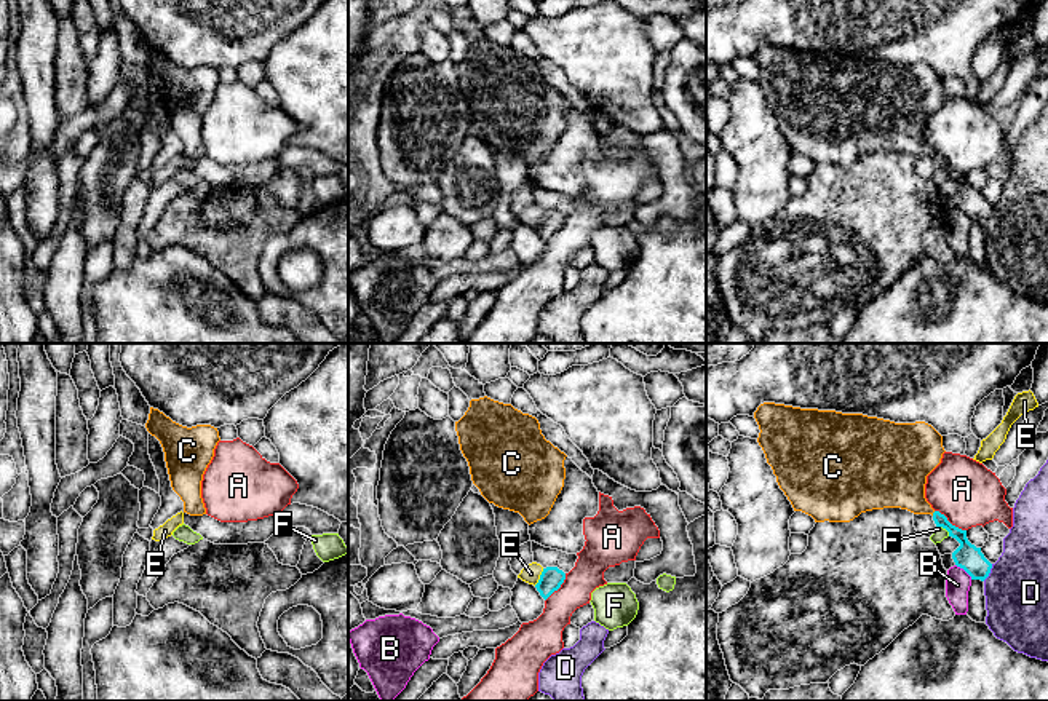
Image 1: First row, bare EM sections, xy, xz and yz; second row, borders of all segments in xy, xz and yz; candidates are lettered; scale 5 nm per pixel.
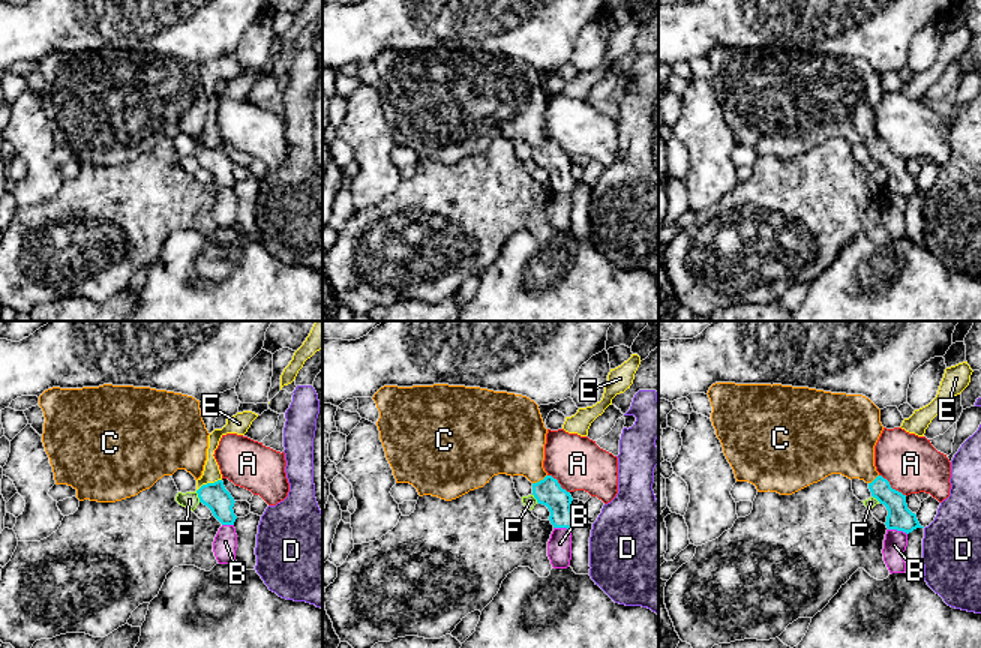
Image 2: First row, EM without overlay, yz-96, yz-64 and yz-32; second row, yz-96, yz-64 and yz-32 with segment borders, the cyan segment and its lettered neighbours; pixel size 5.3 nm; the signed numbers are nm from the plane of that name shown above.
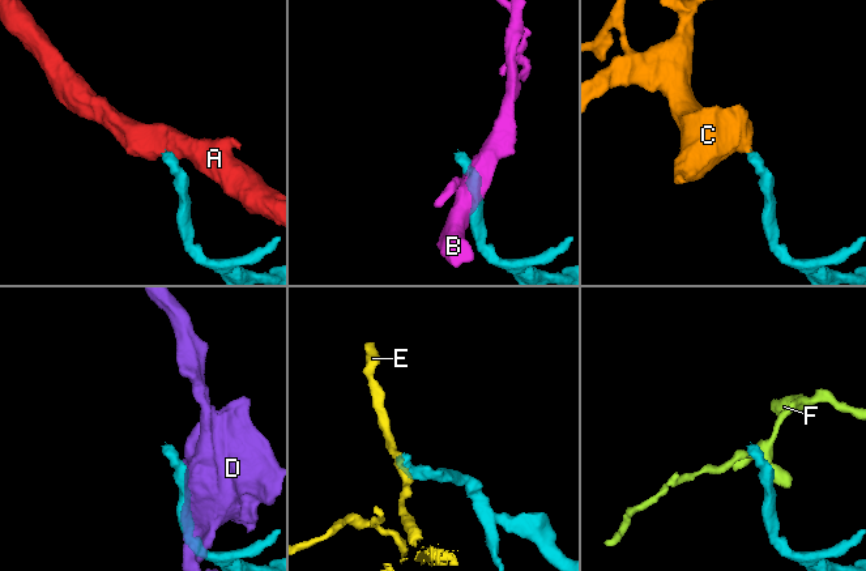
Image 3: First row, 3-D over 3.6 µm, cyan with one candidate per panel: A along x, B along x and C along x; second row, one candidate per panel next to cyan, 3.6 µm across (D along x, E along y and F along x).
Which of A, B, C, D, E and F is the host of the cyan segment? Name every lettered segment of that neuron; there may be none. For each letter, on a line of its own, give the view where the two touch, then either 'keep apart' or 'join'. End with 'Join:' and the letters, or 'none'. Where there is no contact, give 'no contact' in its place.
A: contact in yz; keep apart
B: contact in yz; keep apart
C: contact in yz; join
D: contact in yz; keep apart
E: contact in xz; keep apart
F: contact in yz; keep apart
Join: C

